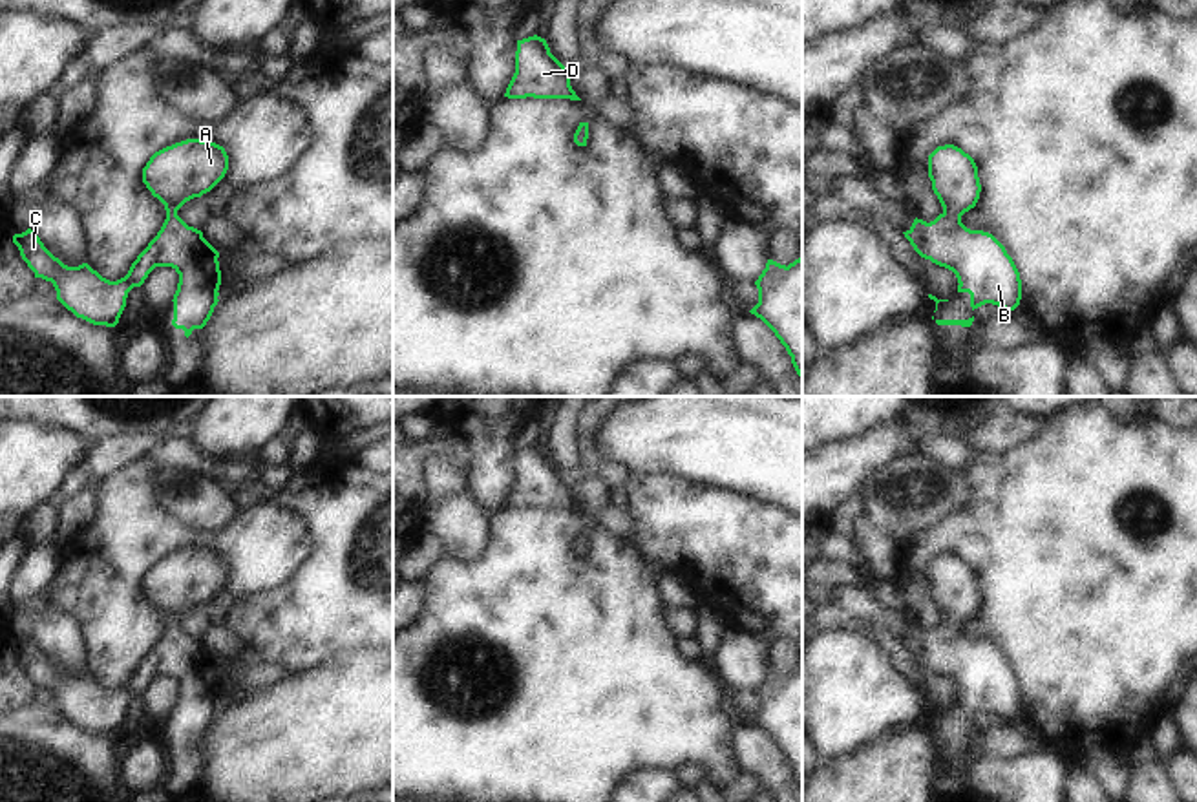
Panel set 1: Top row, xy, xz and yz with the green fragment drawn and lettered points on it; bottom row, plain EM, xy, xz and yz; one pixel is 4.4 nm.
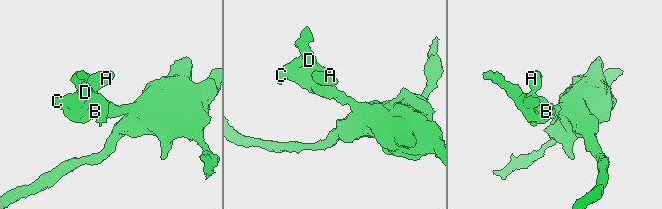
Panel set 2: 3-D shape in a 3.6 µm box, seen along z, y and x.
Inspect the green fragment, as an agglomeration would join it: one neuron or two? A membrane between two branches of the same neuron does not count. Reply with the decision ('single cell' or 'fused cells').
single cell

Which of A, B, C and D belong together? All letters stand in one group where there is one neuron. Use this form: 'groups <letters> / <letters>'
groups A B C D

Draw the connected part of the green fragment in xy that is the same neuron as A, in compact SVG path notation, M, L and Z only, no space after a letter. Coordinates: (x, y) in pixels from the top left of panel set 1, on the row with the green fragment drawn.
M186 139L155 152L143 168L143 183L166 210L157 236L117 281L102 278L88 263L68 267L55 258L27 228L13 236L22 259L35 278L51 281L57 300L93 325L115 327L126 307L128 292L141 287L155 267L172 267L179 274L174 294L175 329L188 338L203 329L217 305L221 270L219 252L188 227L177 210L190 199L210 192L227 174L228 155L223 146L201 139Z

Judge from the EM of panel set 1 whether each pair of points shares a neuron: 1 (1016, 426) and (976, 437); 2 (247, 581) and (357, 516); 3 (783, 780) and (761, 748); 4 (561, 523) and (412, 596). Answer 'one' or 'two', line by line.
1: one
2: two
3: one
4: two

